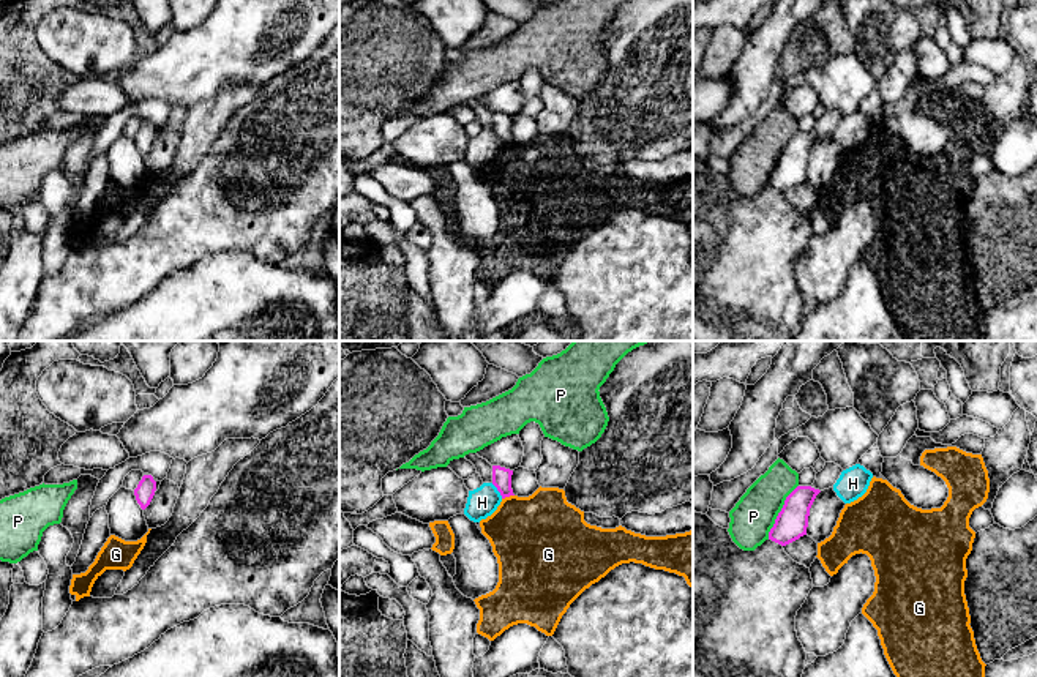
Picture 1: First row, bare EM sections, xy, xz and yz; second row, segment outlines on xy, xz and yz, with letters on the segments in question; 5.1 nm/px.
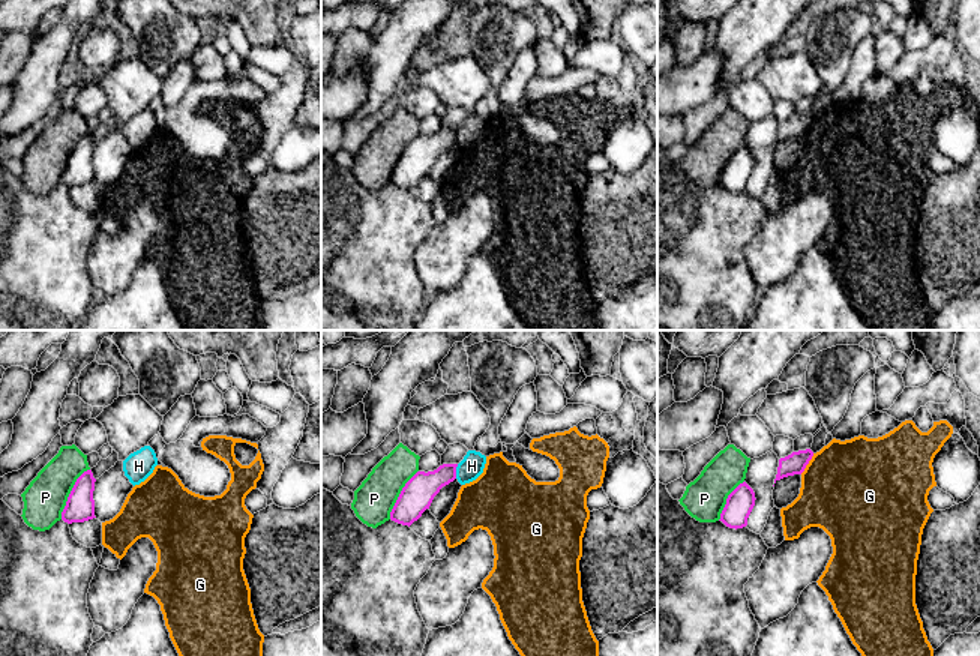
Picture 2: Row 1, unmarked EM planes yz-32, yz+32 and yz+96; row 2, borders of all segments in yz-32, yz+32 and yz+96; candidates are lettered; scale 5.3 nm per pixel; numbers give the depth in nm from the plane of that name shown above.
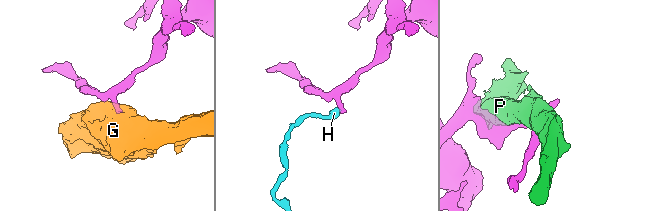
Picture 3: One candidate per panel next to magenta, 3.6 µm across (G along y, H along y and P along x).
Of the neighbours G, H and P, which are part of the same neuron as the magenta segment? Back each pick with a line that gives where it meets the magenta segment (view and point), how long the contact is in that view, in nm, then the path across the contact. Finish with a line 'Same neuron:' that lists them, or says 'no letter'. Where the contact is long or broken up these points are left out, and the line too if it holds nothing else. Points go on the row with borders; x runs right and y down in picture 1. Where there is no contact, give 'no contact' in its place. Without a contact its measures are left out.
Same neuron: no letter

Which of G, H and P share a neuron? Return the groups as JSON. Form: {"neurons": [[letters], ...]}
{"neurons": [["G"], ["H"], ["P"]]}

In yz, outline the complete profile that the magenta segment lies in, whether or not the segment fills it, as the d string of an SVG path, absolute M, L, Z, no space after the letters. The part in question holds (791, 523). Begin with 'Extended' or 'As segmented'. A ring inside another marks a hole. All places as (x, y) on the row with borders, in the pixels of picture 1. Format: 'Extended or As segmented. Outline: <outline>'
As segmented. Outline: M797 486L786 497L783 508L769 532L769 540L786 546L807 535L810 508L819 492L819 489L811 486Z

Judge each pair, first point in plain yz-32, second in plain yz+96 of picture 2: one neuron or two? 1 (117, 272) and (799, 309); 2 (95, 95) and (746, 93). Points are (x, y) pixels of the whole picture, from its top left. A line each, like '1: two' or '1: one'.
1: two
2: one

